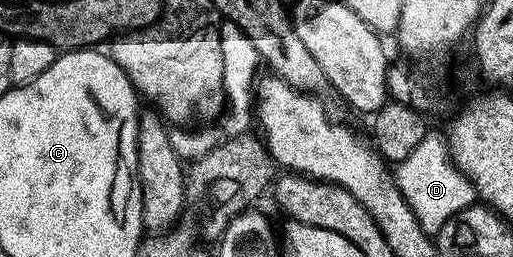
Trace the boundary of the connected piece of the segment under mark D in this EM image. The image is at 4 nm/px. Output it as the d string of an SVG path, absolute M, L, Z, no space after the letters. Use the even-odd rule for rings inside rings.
M427 134L404 158L396 168L398 188L416 214L420 226L428 233L436 234L460 210L470 207L475 203L476 193L472 182L454 164L454 157L450 154L450 146L445 135L434 136Z

